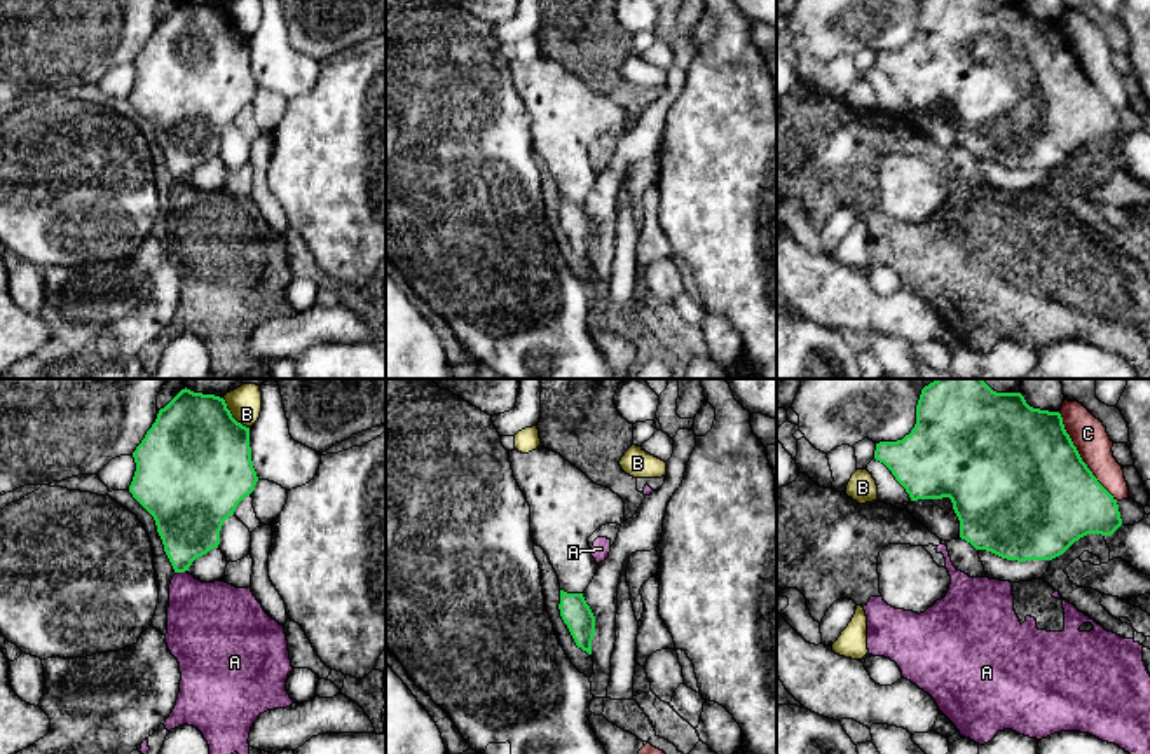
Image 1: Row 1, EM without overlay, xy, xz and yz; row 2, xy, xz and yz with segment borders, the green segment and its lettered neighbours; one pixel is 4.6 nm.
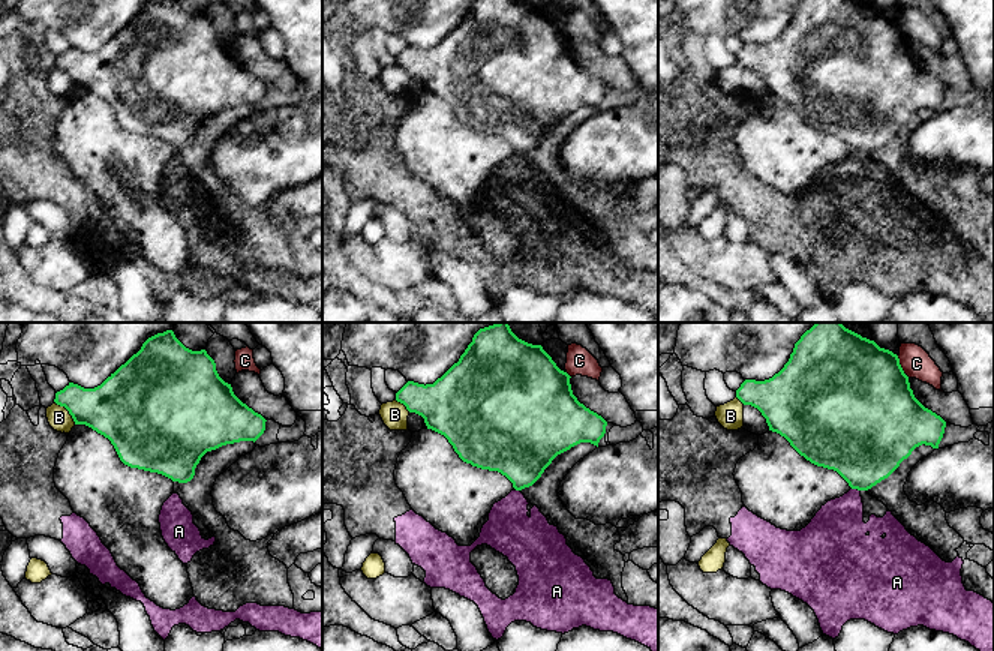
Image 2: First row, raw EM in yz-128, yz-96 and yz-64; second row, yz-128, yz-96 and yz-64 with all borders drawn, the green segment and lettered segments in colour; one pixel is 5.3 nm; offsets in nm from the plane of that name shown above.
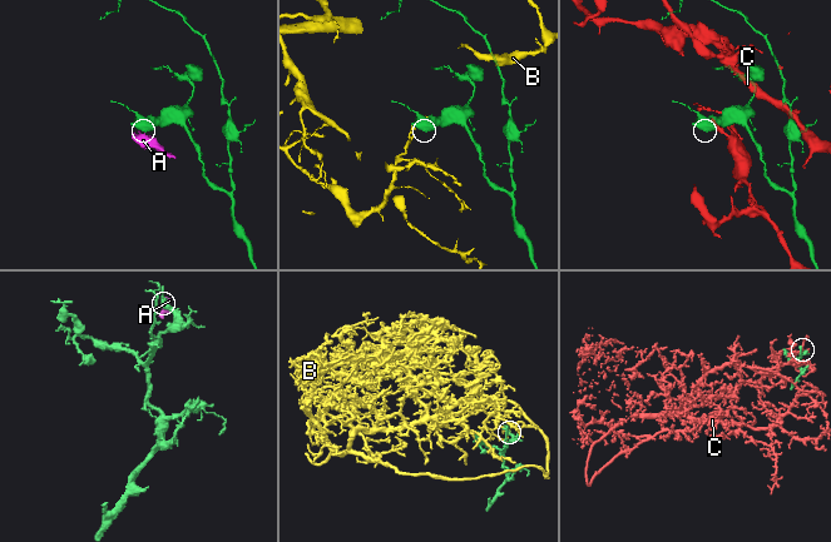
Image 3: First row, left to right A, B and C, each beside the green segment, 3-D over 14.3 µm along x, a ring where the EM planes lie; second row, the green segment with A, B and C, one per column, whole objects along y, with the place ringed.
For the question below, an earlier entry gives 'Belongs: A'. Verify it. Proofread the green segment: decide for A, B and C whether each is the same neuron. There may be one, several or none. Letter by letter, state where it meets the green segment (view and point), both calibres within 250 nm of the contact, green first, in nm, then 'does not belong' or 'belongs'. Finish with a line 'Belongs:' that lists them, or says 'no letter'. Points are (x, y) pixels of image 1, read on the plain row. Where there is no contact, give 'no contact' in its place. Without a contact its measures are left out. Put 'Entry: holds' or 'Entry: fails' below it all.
A: meets green in xy at (180, 180); 300 nm thick on the green side, 340 nm on the other; does not belong
B: meets green in xy at (231, 25); 500 nm thick on the green side, 140 nm on the other; does not belong
C: meets green in yz at (1079, 65); 500 nm thick on the green side, 160 nm on the other; does not belong
Belongs: no letter
Entry: fails

